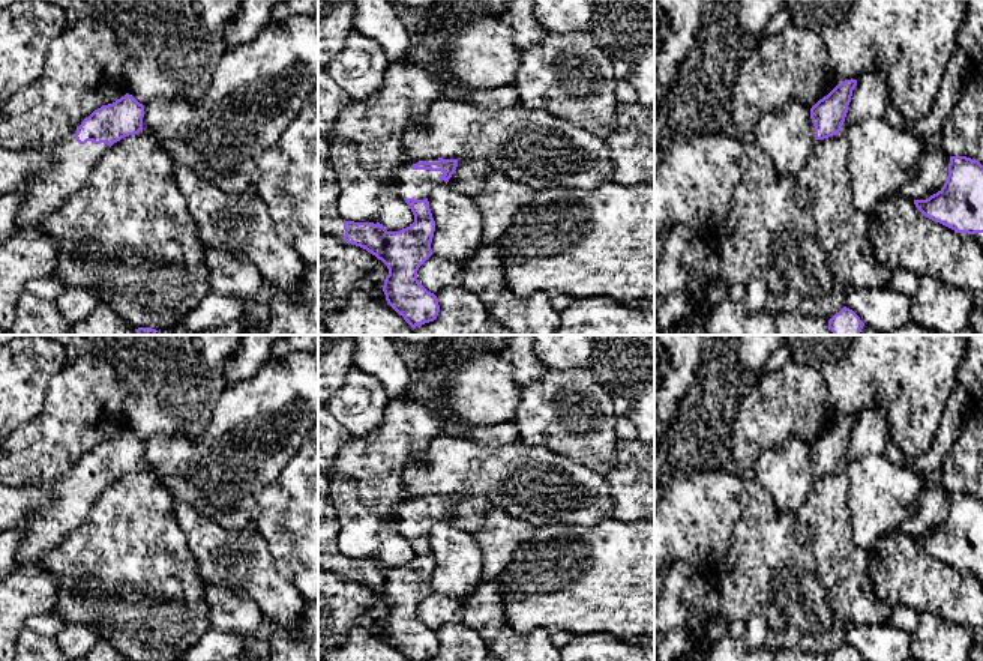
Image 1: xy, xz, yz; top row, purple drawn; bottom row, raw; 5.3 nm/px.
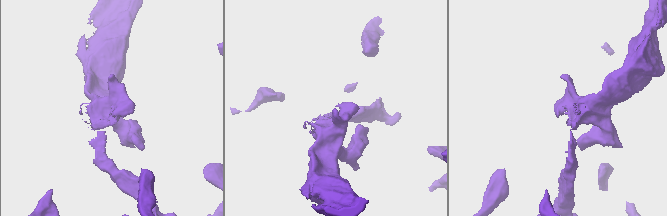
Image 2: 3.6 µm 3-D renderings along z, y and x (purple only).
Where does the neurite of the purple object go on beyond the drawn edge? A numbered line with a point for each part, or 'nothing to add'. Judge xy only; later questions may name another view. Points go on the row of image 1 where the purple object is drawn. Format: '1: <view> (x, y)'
1: xy (53, 173)

